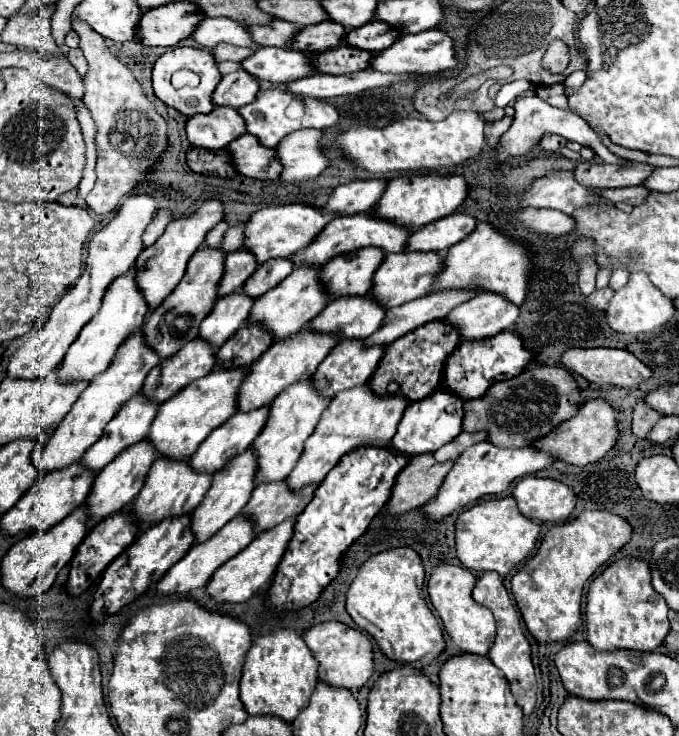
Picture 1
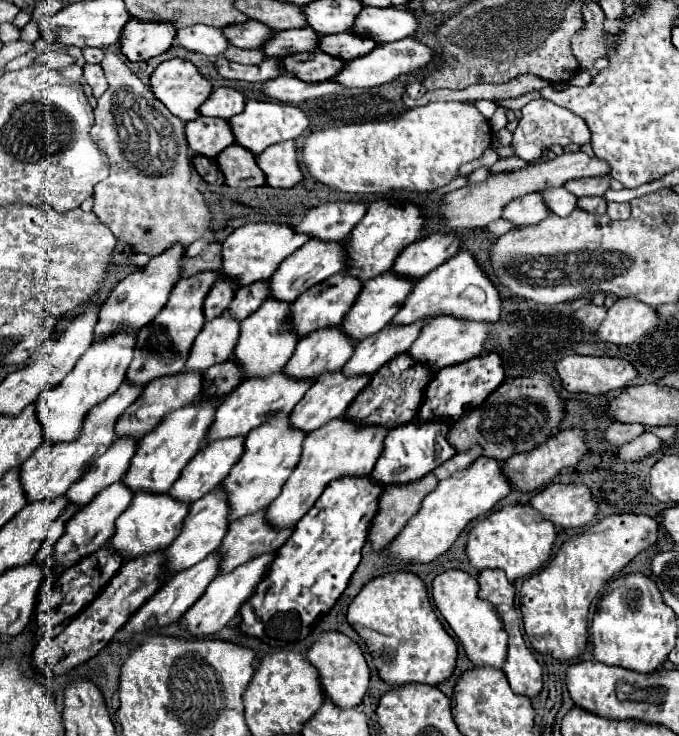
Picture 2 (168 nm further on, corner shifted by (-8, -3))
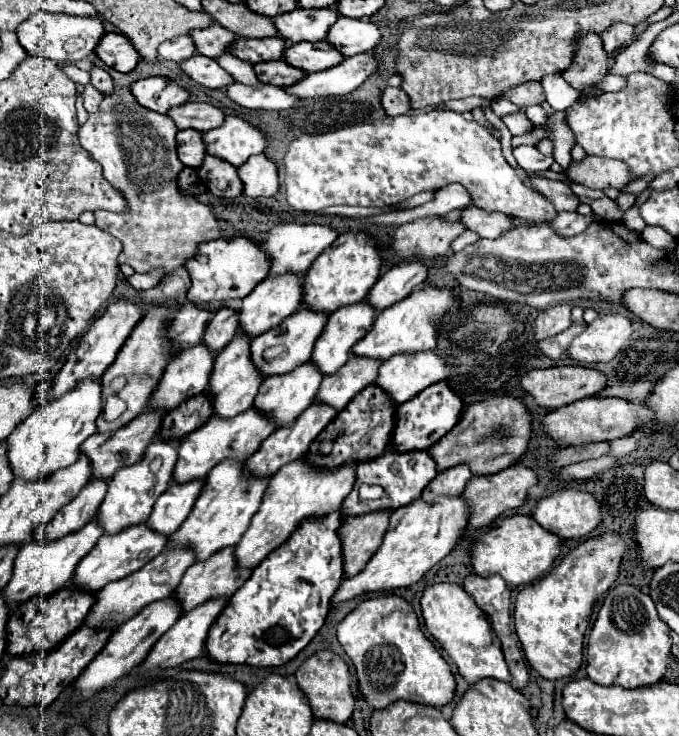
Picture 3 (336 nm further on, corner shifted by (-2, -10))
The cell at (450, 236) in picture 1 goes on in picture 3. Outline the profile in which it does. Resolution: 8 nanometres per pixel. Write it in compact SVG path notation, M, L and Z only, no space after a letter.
M400 262L370 288L366 302L380 312L406 298L416 286L426 280L426 274L428 266L422 262Z

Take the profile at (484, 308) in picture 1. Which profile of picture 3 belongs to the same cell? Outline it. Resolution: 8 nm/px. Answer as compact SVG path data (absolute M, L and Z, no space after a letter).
M434 352L402 354L380 364L376 386L380 386L390 400L398 406L420 394L424 388L444 380L450 374L450 366Z

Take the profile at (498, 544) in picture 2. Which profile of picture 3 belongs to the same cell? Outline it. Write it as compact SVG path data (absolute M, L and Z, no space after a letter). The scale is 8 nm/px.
M514 514L504 518L498 526L486 530L474 542L472 568L478 576L498 574L512 588L524 586L538 580L552 568L554 560L560 556L560 546L562 546L562 540L556 534L544 530L532 516Z

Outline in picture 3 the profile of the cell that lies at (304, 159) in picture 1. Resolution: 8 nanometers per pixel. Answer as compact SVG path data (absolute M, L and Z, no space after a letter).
M264 154L252 156L238 168L238 176L244 184L244 196L260 198L274 196L278 192L278 170Z

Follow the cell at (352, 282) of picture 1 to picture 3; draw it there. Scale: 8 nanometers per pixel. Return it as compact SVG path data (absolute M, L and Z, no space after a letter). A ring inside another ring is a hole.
M298 310L296 314L292 314L290 318L286 318L280 326L268 330L266 334L260 334L258 338L252 340L250 344L250 360L254 362L254 366L258 368L258 372L268 378L268 376L274 376L274 374L288 374L290 370L302 366L302 362L308 362L310 360L310 354L312 354L312 348L314 348L314 342L318 340L318 334L322 332L324 324L326 324L326 314L310 314L310 310ZM274 344L284 344L288 348L286 354L274 358L274 360L266 360L262 356L264 348L268 346L274 346Z

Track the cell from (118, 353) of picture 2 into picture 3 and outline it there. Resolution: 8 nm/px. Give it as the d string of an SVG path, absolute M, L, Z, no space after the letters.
M100 380L80 382L64 398L36 408L14 432L4 440L6 458L16 478L22 480L44 480L56 470L62 470L78 460L78 446L96 432L96 418L102 412L100 404Z

